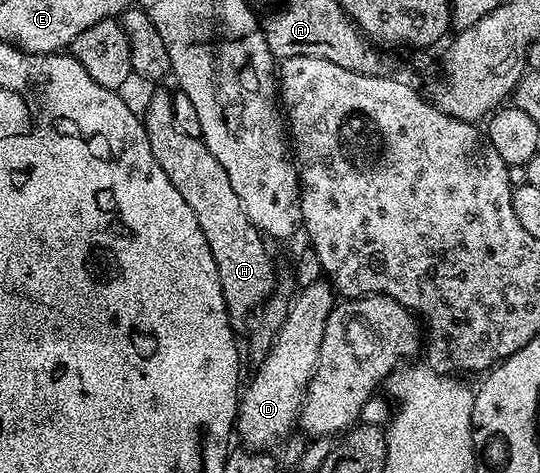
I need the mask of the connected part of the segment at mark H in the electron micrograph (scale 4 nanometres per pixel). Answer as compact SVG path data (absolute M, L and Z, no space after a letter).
M159 89L148 99L147 110L141 113L143 126L149 135L149 147L153 147L153 159L161 163L161 171L169 175L169 183L177 187L181 199L185 199L193 215L197 215L205 243L209 243L209 251L213 251L213 263L217 263L227 314L232 322L246 322L276 292L275 265L267 254L268 242L245 215L245 207L241 207L241 199L237 199L237 193L233 191L221 163L213 159L200 138L185 135L175 125L171 98L170 92Z

